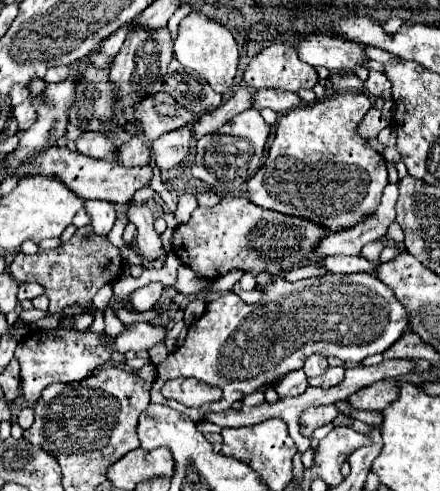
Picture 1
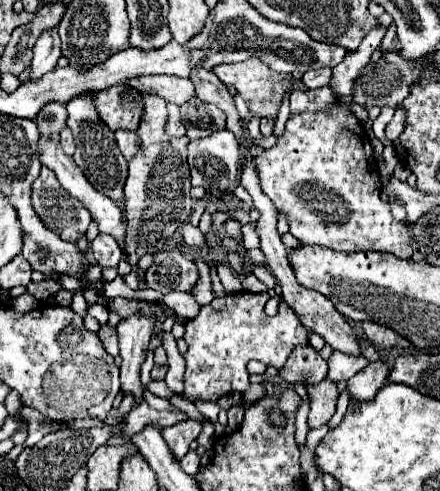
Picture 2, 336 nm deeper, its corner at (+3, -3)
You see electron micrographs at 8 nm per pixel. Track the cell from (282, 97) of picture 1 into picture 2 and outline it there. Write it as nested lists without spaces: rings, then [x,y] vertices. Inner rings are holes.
[[[139,76],[133,80],[127,80],[131,88],[137,88],[139,92],[147,96],[159,96],[165,102],[171,104],[183,104],[195,98],[195,84],[189,78],[177,78],[177,76]]]

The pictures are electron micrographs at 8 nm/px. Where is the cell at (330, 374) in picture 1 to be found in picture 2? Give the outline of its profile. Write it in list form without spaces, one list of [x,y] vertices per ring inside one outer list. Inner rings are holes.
[[[333,352],[331,358],[327,360],[329,362],[329,374],[327,378],[333,380],[333,382],[339,382],[339,380],[349,380],[353,374],[357,374],[359,370],[363,370],[369,362],[365,360],[365,356],[345,356],[343,352]]]

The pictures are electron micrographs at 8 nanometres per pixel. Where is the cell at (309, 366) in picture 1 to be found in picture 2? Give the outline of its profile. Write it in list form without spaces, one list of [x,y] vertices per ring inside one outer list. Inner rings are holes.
[[[297,346],[285,368],[279,372],[287,382],[311,386],[319,384],[327,376],[327,362],[321,358],[321,354],[311,346]]]

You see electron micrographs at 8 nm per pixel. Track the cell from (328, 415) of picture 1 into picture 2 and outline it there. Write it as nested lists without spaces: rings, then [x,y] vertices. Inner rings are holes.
[[[323,380],[321,384],[313,384],[307,388],[311,398],[311,412],[309,412],[309,426],[321,428],[331,420],[337,406],[337,388],[331,380]]]

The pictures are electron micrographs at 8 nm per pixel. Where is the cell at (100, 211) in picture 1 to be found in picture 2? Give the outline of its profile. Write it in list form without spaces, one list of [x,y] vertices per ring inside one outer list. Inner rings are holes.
[[[99,234],[91,242],[91,252],[93,252],[95,262],[101,268],[117,268],[119,258],[121,258],[121,248],[119,248],[117,240],[113,240],[113,236],[109,236],[109,234]]]

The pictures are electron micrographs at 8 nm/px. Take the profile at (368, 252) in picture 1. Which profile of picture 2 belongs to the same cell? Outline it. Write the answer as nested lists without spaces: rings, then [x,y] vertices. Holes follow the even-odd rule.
[[[377,28],[365,36],[365,44],[357,48],[357,52],[349,52],[345,60],[333,68],[333,104],[325,110],[317,112],[301,112],[293,114],[287,120],[285,132],[279,136],[277,144],[269,150],[265,150],[261,156],[257,156],[257,172],[261,178],[263,192],[273,200],[275,208],[287,216],[289,220],[289,232],[301,242],[301,244],[317,244],[325,246],[337,252],[361,252],[361,250],[377,250],[377,252],[391,252],[397,258],[411,258],[413,246],[411,246],[411,232],[405,222],[397,222],[391,216],[389,204],[385,204],[379,198],[381,192],[381,176],[379,168],[375,166],[373,146],[363,132],[363,124],[353,114],[351,104],[355,80],[363,74],[363,70],[369,64],[371,54],[379,46],[381,38],[385,34],[385,28]]]

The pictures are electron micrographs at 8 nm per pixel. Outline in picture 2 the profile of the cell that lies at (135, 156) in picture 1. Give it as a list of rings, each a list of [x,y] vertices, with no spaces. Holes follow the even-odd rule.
[[[117,130],[117,132],[115,132],[115,138],[117,138],[117,146],[119,146],[121,154],[123,154],[127,160],[131,160],[131,158],[139,152],[139,148],[141,148],[141,140],[139,140],[139,136],[137,136],[135,132]]]

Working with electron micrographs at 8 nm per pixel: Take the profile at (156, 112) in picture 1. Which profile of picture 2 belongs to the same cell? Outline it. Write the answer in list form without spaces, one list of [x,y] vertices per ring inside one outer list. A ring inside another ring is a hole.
[[[125,84],[105,88],[95,98],[101,120],[111,130],[131,130],[135,132],[143,116],[143,96]]]

